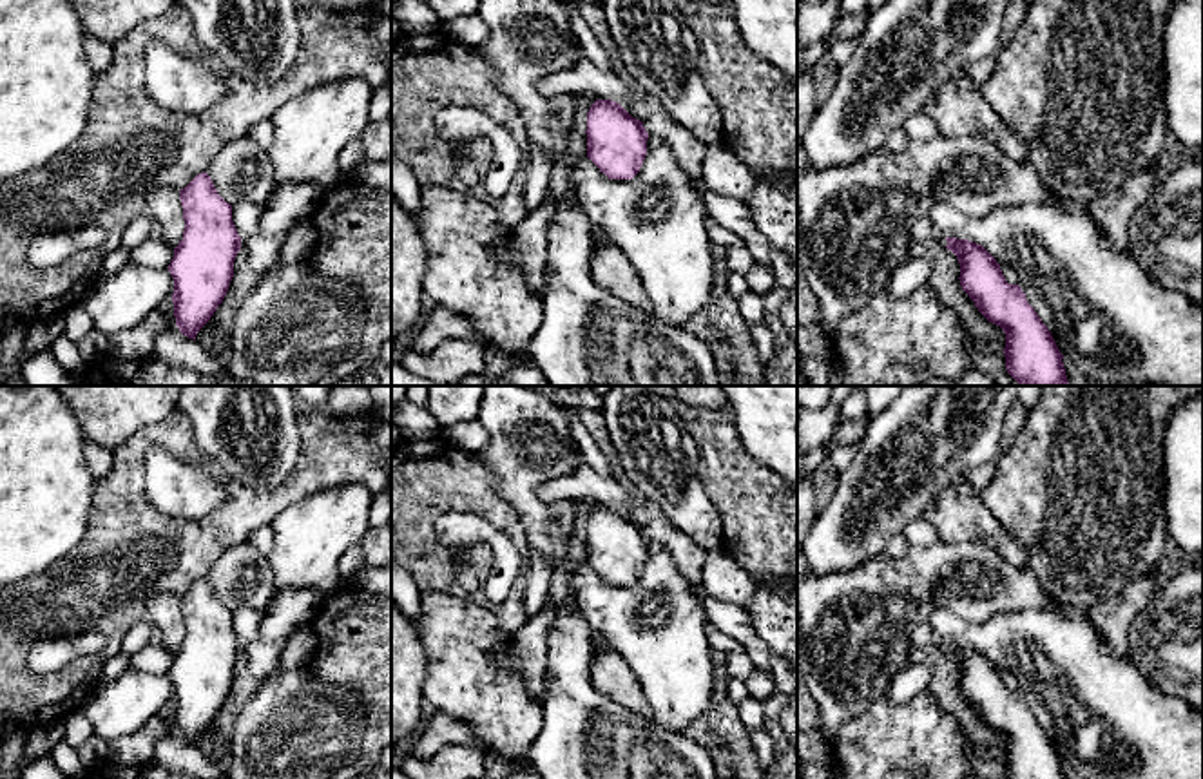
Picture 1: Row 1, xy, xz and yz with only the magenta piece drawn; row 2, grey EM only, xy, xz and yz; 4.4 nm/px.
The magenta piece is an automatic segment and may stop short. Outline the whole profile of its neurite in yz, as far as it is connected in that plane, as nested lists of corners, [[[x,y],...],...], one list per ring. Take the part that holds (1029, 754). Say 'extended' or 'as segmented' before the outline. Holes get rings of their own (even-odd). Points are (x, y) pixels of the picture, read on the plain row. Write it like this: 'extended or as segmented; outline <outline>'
as segmented; outline [[[946,643],[960,670],[960,692],[978,717],[1006,739],[1007,779],[1065,779],[1051,737],[1018,690],[1009,690],[996,665],[967,645]]]

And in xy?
as segmented; outline [[[207,578],[181,594],[179,605],[185,636],[167,676],[174,685],[176,732],[196,746],[228,697],[241,643],[232,611],[217,600]]]

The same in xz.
as segmented; outline [[[596,505],[587,518],[587,563],[609,585],[632,585],[647,562],[649,538],[612,505]]]

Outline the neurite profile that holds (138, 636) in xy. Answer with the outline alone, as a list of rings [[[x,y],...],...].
[[[147,620],[138,621],[125,634],[125,638],[121,641],[121,652],[130,656],[130,654],[141,650],[143,647],[147,647],[150,643],[152,634],[154,634],[154,627]]]

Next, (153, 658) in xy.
[[[149,643],[141,650],[130,654],[129,668],[167,676],[172,663],[174,663],[174,654],[170,654],[161,645]]]

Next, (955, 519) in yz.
[[[955,486],[942,487],[922,518],[937,529],[940,542],[980,542],[991,545],[1016,567],[1024,567],[1027,562],[1024,542],[1004,529],[980,498],[962,498]]]

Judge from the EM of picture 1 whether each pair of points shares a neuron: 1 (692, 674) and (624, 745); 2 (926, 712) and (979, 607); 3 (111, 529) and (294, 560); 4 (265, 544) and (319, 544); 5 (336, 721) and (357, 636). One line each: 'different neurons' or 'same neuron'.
1: different neurons
2: different neurons
3: different neurons
4: different neurons
5: different neurons

